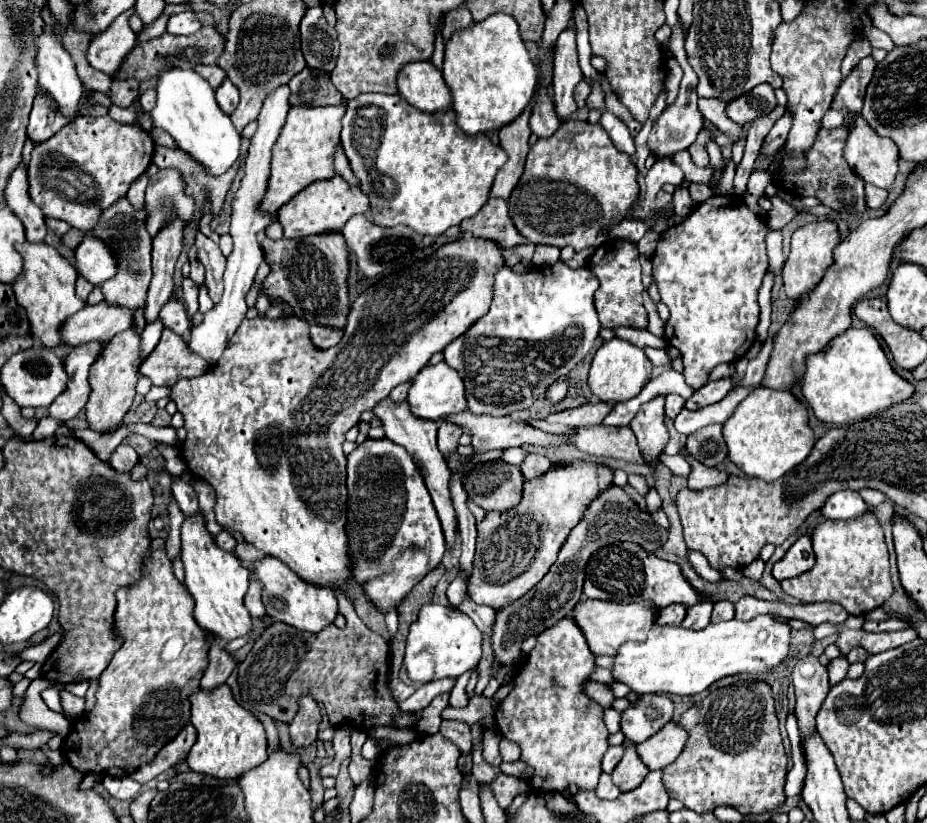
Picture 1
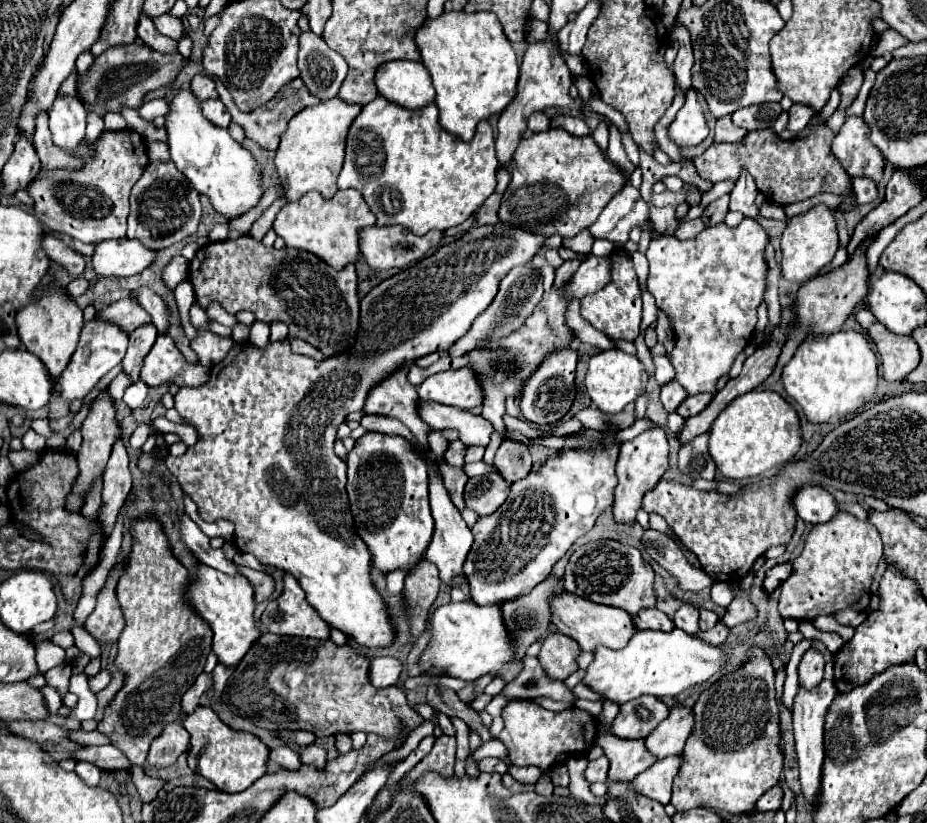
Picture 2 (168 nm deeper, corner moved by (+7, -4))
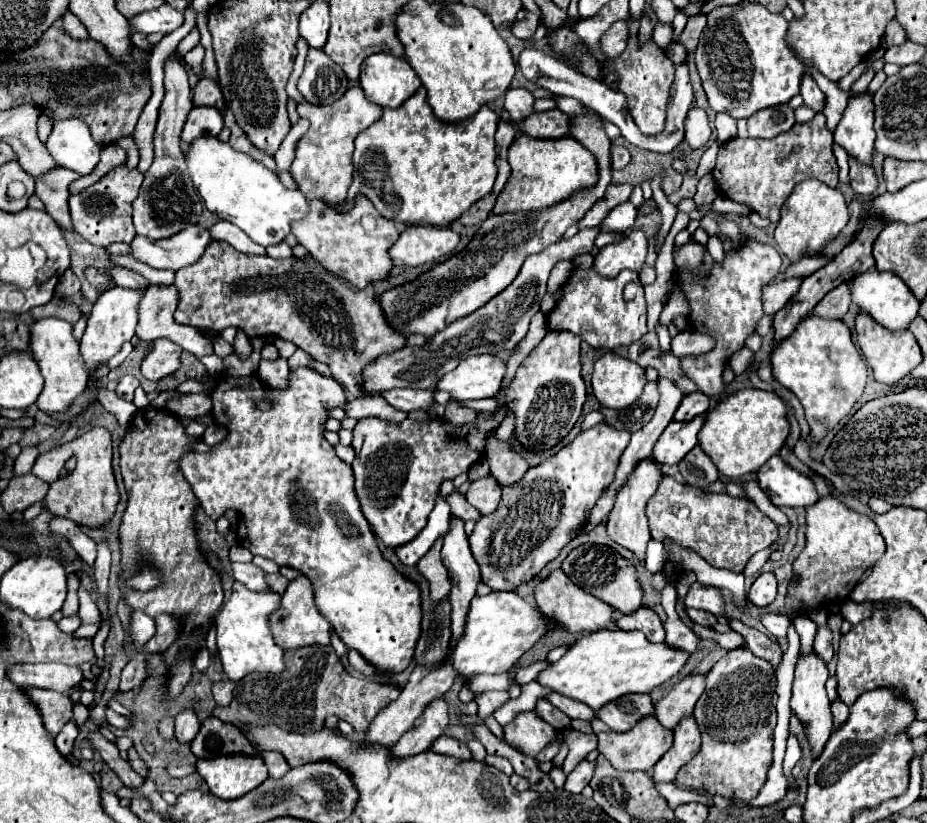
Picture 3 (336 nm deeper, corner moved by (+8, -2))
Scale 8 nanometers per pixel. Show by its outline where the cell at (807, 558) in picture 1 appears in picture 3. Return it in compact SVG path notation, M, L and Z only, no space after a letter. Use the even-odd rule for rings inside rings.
M762 573L750 587L748 599L756 607L766 607L774 601L774 597L776 597L776 579L772 573Z

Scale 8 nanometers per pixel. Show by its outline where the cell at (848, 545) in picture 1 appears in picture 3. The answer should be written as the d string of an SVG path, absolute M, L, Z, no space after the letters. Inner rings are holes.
M834 495L820 497L816 505L806 509L806 547L794 561L794 571L798 571L800 583L790 585L786 603L804 611L836 599L844 601L862 573L870 569L884 551L884 539L868 515L850 509Z

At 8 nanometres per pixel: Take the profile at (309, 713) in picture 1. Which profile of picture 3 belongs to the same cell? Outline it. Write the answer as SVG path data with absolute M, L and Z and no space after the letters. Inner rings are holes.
M276 751L262 753L262 759L264 759L264 763L268 767L268 773L270 773L272 779L280 779L280 777L284 777L290 771L286 759L280 753L276 753Z

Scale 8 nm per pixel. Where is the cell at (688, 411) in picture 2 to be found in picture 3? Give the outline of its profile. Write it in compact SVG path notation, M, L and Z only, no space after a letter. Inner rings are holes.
M688 393L682 399L674 419L676 421L692 421L694 417L704 415L708 409L710 409L710 399L704 393Z

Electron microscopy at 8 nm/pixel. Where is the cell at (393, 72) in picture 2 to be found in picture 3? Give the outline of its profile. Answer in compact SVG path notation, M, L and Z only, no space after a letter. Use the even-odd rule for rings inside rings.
M388 53L370 55L358 81L364 95L380 107L400 107L422 85L406 59Z

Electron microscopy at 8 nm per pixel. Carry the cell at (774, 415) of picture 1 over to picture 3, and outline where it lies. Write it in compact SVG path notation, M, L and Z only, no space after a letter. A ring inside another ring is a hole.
M740 389L726 395L714 409L708 411L706 421L698 433L698 445L712 459L718 471L730 479L758 471L772 455L786 443L790 423L786 419L784 401L770 391Z

